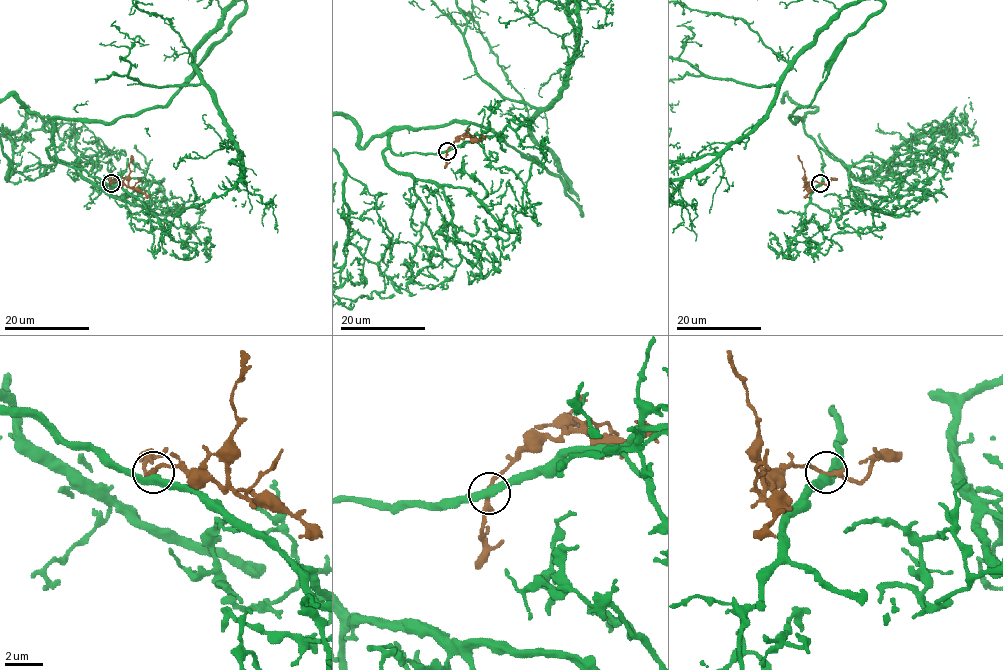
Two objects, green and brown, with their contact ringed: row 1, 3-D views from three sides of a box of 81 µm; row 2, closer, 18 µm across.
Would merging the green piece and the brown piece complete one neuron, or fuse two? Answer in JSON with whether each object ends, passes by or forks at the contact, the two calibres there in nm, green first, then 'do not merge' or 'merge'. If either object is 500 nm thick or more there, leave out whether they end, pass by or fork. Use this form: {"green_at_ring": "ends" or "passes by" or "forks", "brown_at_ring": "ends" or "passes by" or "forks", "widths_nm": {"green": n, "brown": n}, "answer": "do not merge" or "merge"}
{"green_at_ring": "passes by", "brown_at_ring": "passes by", "widths_nm": {"green": 400, "brown": 220}, "answer": "do not merge"}

